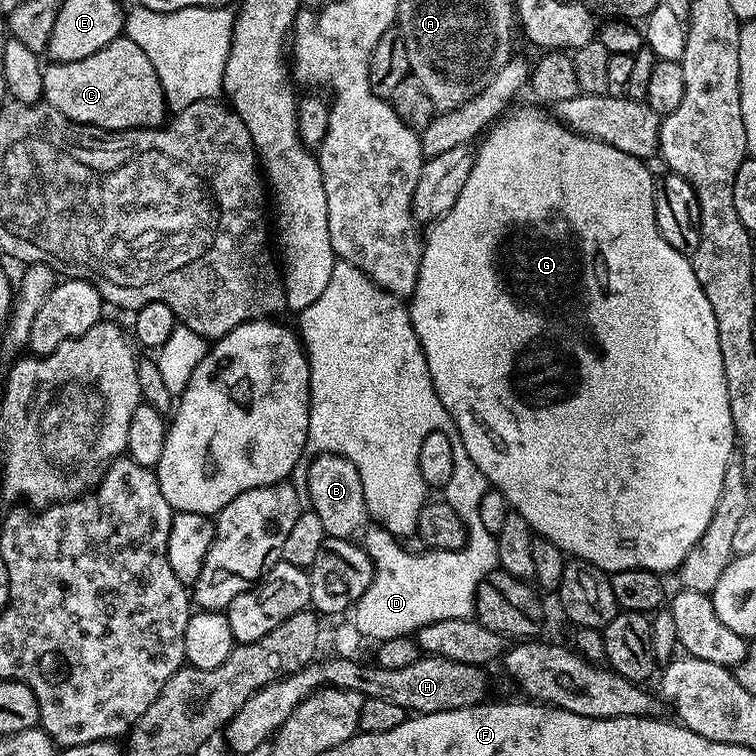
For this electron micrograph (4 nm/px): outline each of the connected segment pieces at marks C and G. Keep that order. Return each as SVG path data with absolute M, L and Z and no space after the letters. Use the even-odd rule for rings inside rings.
M127 34L114 38L90 58L78 62L52 62L45 67L42 78L43 103L54 106L79 124L93 124L121 132L123 128L158 128L169 115L168 100L150 58Z
M520 108L516 112L516 116L505 115L488 128L479 141L480 149L475 149L475 160L469 178L466 179L466 184L457 201L454 202L453 208L431 225L432 233L429 236L427 233L426 239L423 241L424 253L420 259L420 276L416 280L416 288L410 297L412 330L424 351L430 378L434 382L434 390L438 394L442 406L446 406L448 411L447 419L456 424L458 434L462 434L466 454L470 454L470 458L474 458L478 470L482 470L482 474L486 474L489 485L508 499L509 509L517 512L522 518L526 518L526 522L531 526L536 536L545 536L569 557L590 562L609 574L618 570L634 570L635 568L661 574L675 573L679 569L680 563L686 558L686 554L690 554L690 550L698 542L698 538L702 538L702 534L706 534L712 513L720 501L722 482L726 478L726 466L730 454L735 453L738 448L736 427L730 418L730 394L726 390L726 370L722 366L722 350L718 346L718 322L714 322L714 310L710 306L710 301L707 300L706 294L702 294L702 286L698 286L698 278L694 278L691 259L683 256L678 250L674 250L674 246L670 246L670 242L666 242L666 238L662 238L662 234L656 229L654 177L647 169L645 161L641 157L631 156L622 150L614 150L614 146L601 140L581 136L573 132L555 115L547 116L546 113L539 112L539 110L544 110L536 108Z

